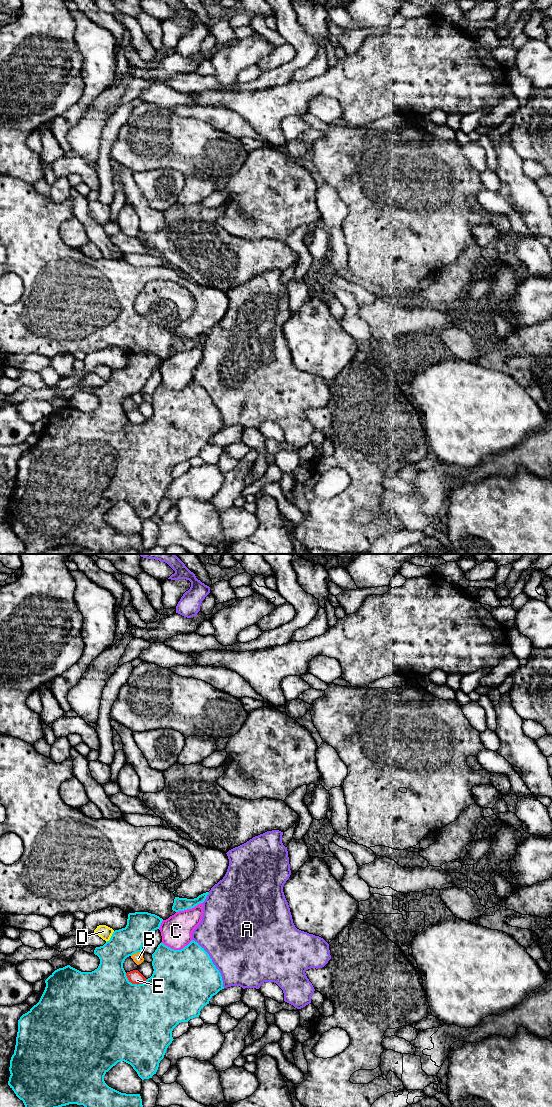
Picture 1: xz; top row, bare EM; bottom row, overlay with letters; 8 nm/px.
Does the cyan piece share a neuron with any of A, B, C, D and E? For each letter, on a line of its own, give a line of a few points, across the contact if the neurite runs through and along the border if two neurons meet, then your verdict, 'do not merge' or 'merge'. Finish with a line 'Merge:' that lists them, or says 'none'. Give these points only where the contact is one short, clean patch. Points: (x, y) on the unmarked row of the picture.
A: do not merge
B: do not merge
C: do not merge
D: merge
E: do not merge
Merge: D

